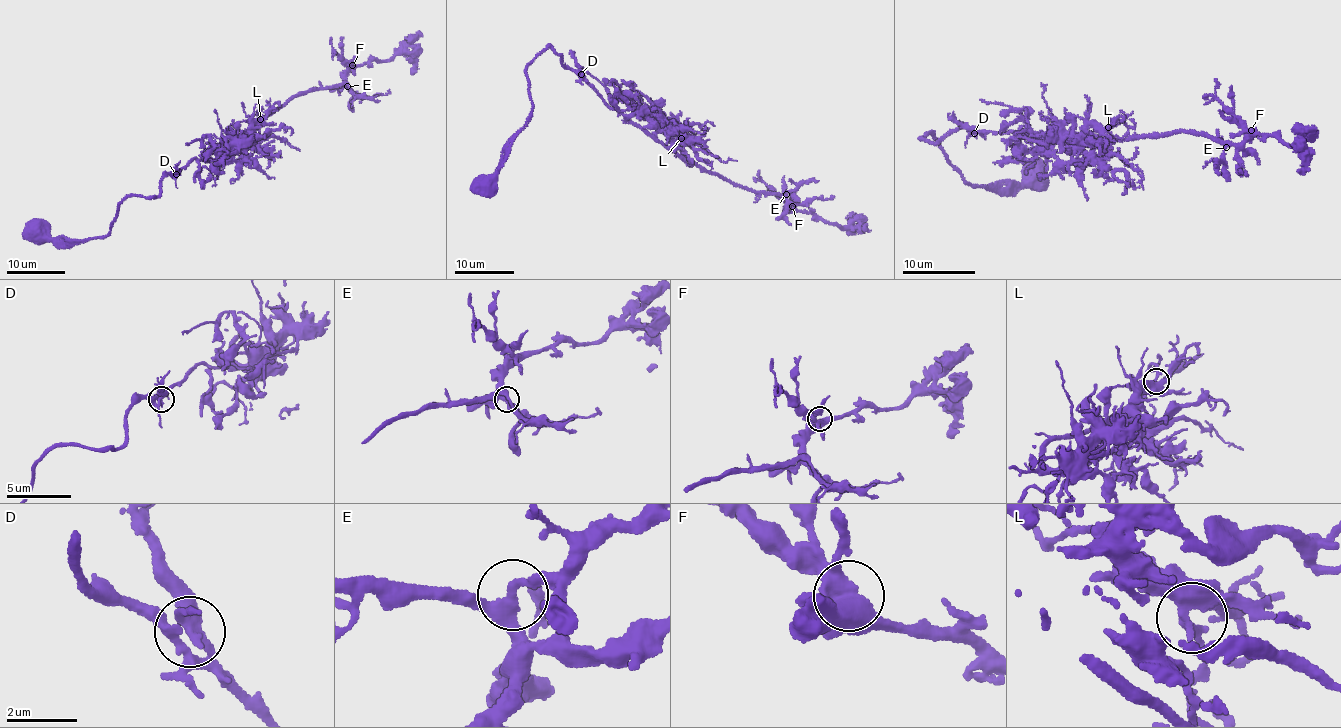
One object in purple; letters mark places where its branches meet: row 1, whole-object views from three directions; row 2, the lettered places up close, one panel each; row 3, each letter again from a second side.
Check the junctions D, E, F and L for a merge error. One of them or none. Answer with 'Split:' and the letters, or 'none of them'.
Split: none of them

